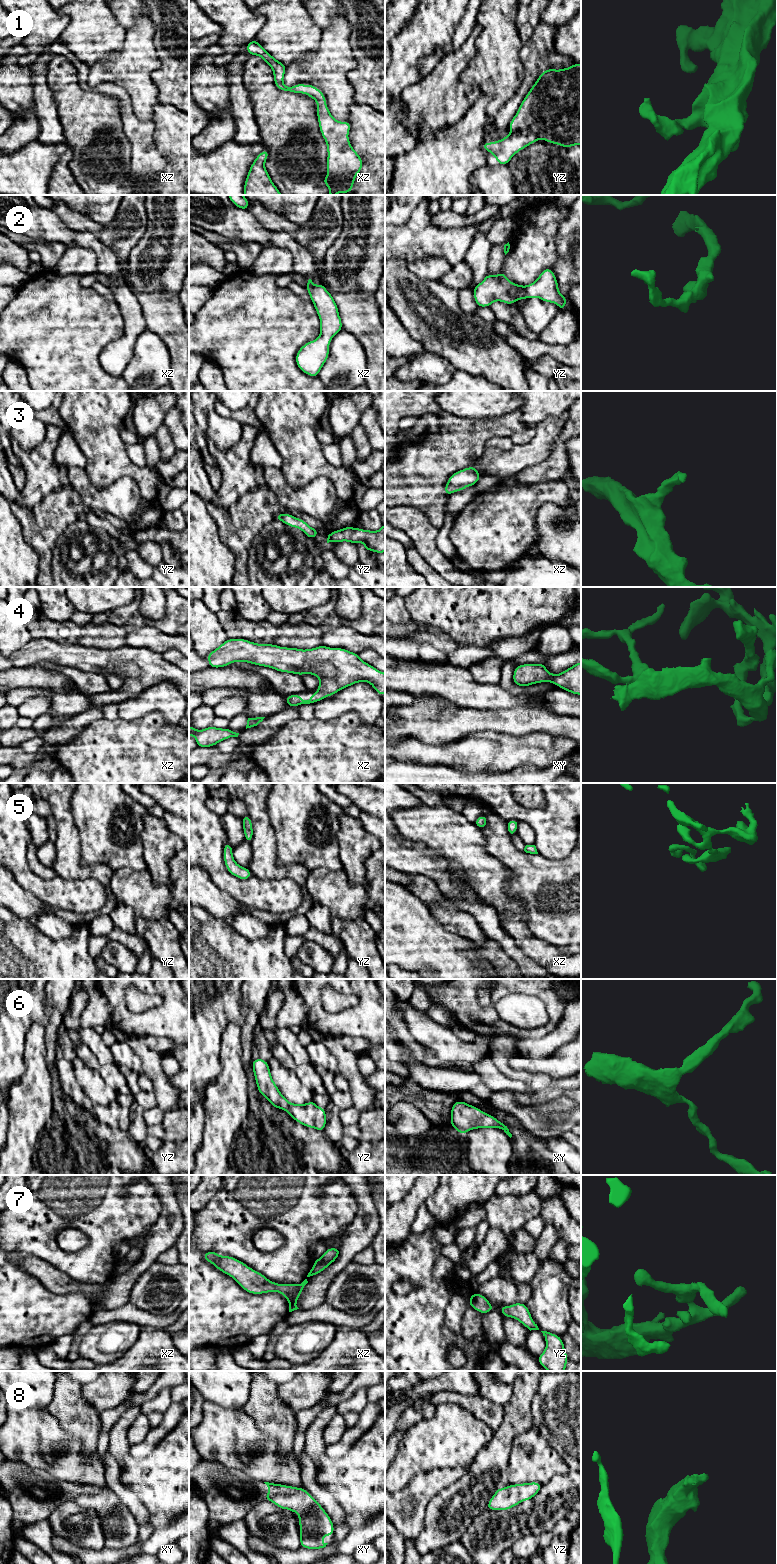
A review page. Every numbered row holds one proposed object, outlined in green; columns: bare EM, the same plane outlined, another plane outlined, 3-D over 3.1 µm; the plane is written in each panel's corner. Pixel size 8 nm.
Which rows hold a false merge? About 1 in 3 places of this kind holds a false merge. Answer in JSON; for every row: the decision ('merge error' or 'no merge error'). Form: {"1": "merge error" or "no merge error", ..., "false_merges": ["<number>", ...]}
{"1": "no merge error", "2": "no merge error", "3": "no merge error", "4": "no merge error", "5": "no merge error", "6": "no merge error", "7": "no merge error", "8": "no merge error", "false_merges": []}

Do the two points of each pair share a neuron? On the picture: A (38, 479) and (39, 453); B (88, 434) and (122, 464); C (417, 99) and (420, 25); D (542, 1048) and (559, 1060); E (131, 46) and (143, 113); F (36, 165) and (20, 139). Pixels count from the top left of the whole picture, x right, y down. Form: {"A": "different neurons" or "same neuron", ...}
{"A": "same neuron", "B": "same neuron", "C": "different neurons", "D": "different neurons", "E": "same neuron", "F": "different neurons"}

